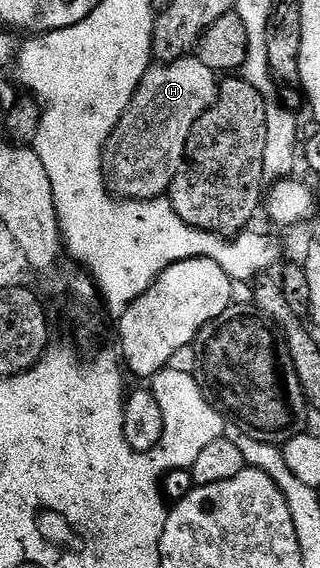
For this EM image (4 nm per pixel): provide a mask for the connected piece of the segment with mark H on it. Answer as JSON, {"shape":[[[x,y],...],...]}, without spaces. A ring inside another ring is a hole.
{"shape":[[[194,55],[152,64],[141,79],[129,107],[123,112],[123,118],[115,124],[115,130],[107,136],[103,145],[103,178],[107,192],[124,201],[152,201],[154,197],[164,196],[186,158],[191,128],[199,116],[215,102],[218,93],[217,74]]]}

